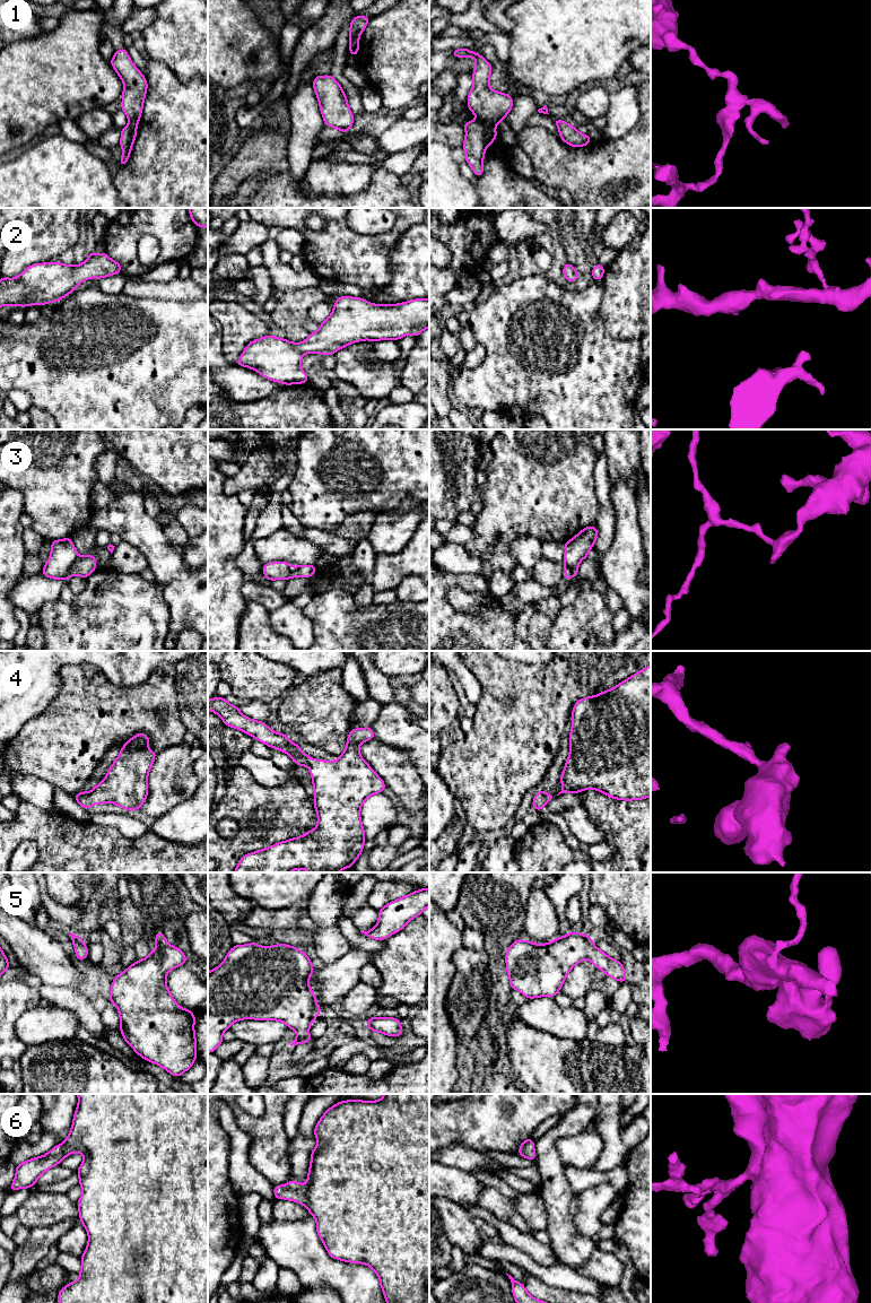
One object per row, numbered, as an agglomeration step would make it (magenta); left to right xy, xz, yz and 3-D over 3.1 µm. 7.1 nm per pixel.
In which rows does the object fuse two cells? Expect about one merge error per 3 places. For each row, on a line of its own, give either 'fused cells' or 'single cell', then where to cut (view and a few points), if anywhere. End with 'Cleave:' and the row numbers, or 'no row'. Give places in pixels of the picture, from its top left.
1: fused cells | yz (477, 120), (494, 127)
2: single cell | no cut
3: fused cells | xy (79, 557), (72, 565), (69, 576)
4: single cell | no cut
5: single cell | no cut
6: single cell | no cut
Cleave: 1, 3

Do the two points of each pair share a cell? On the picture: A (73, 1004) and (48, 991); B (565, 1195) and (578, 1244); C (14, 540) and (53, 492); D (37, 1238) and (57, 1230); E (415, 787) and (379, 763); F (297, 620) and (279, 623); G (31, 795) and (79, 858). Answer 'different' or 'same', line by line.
A: same
B: same
C: different
D: same
E: same
F: same
G: different

